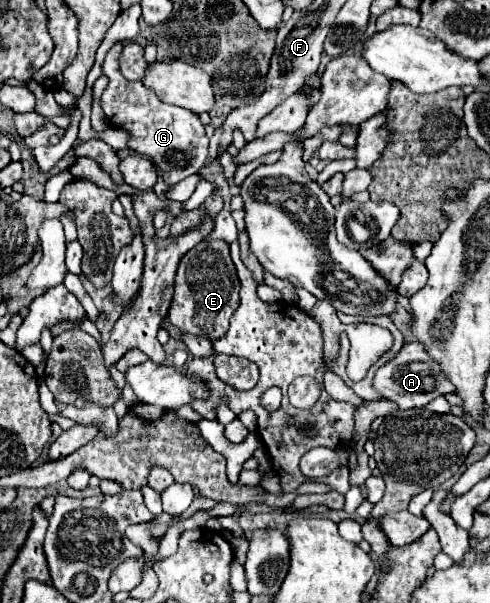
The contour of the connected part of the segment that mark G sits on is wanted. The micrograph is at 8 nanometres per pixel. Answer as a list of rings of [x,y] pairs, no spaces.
[[[121,42],[113,46],[107,52],[105,62],[103,62],[103,74],[109,78],[109,86],[105,88],[101,96],[103,112],[111,126],[121,126],[131,132],[131,140],[127,148],[133,148],[135,152],[141,152],[141,154],[149,154],[163,170],[165,184],[173,188],[173,184],[181,182],[185,176],[201,170],[207,158],[209,138],[197,114],[185,108],[165,104],[153,94],[153,90],[145,88],[141,82],[129,82],[121,76],[119,64],[117,64],[121,46],[123,46]]]

